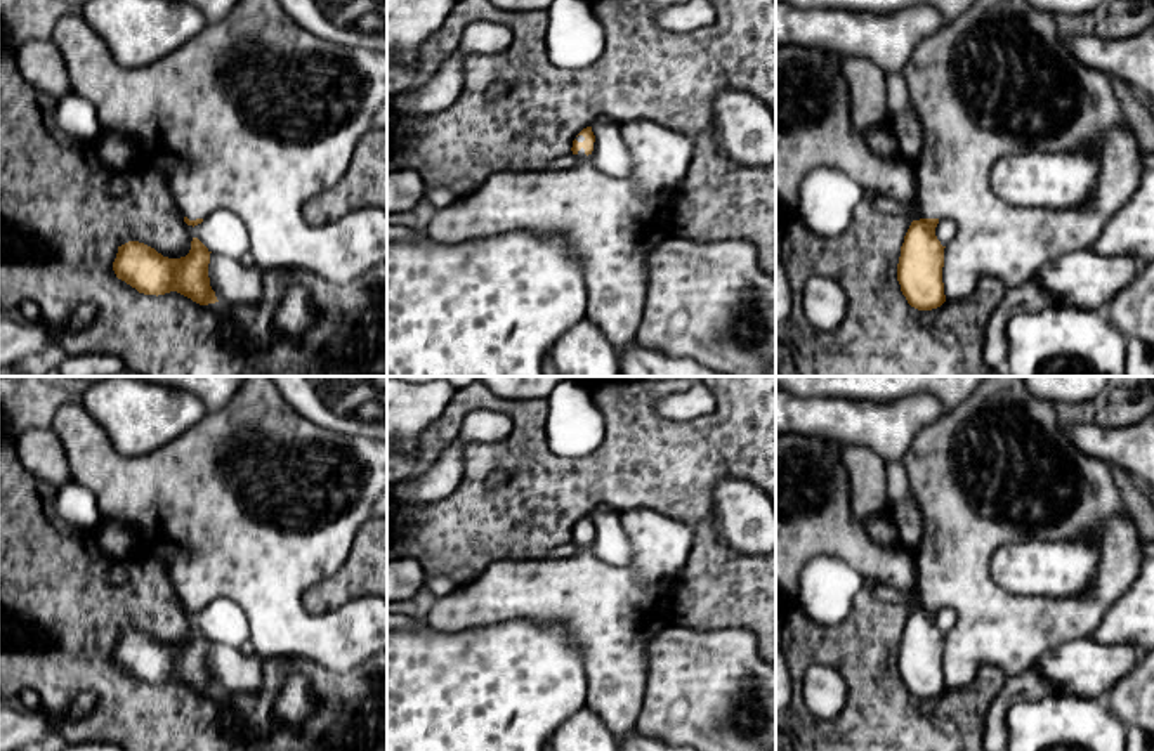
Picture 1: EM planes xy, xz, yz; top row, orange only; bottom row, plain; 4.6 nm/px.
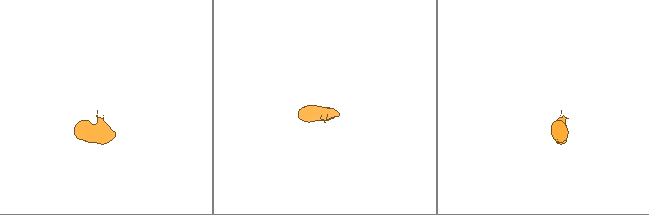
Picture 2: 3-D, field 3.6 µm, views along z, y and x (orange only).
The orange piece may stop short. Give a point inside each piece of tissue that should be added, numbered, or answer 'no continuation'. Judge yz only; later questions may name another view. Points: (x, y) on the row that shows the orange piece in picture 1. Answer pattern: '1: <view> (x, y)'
1: yz (998, 80)

